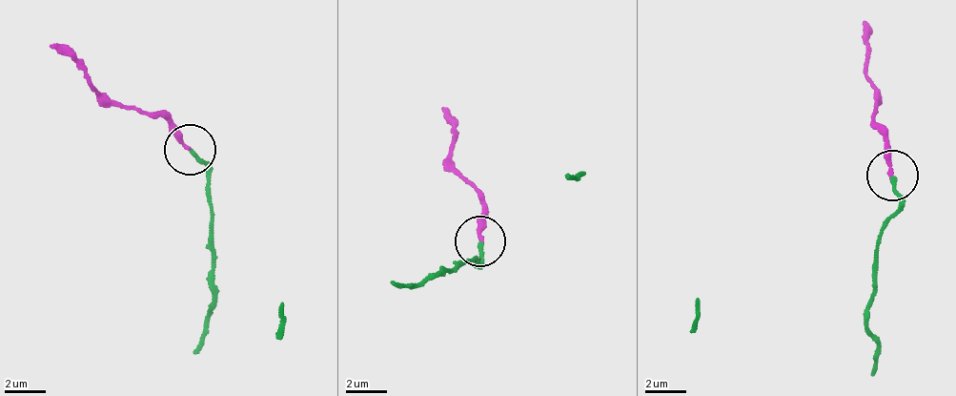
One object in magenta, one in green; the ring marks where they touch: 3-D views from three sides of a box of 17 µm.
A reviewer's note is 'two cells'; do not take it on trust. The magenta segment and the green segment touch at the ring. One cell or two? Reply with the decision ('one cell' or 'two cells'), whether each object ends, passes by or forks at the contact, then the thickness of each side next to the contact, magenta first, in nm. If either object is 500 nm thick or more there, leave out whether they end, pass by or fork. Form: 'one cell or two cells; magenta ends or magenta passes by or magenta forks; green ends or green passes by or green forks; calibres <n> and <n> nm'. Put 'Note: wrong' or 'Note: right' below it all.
one cell; magenta ends; green ends; calibres 190 and 180 nm
Note: wrong

